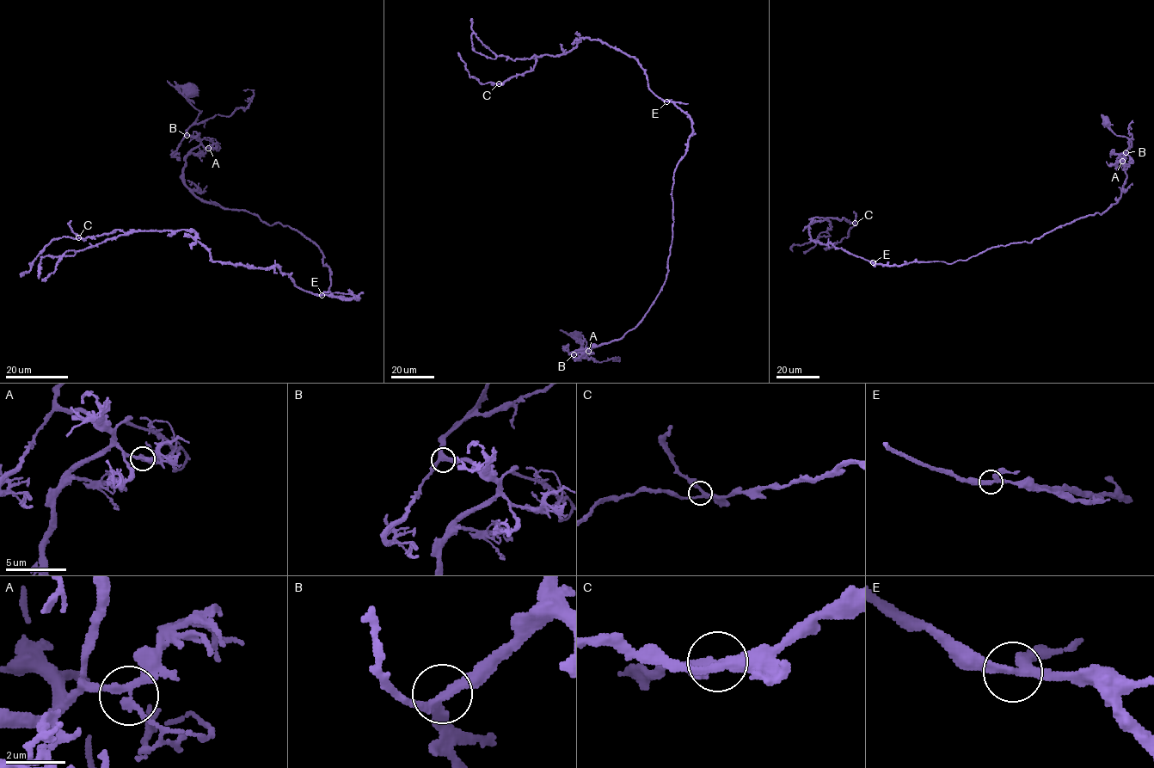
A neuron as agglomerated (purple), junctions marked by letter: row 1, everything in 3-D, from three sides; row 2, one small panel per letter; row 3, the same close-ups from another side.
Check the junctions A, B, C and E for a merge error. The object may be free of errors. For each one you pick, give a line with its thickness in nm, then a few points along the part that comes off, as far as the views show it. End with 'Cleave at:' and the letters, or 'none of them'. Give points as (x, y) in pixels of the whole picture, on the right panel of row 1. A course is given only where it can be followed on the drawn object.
Cleave at: none of them

